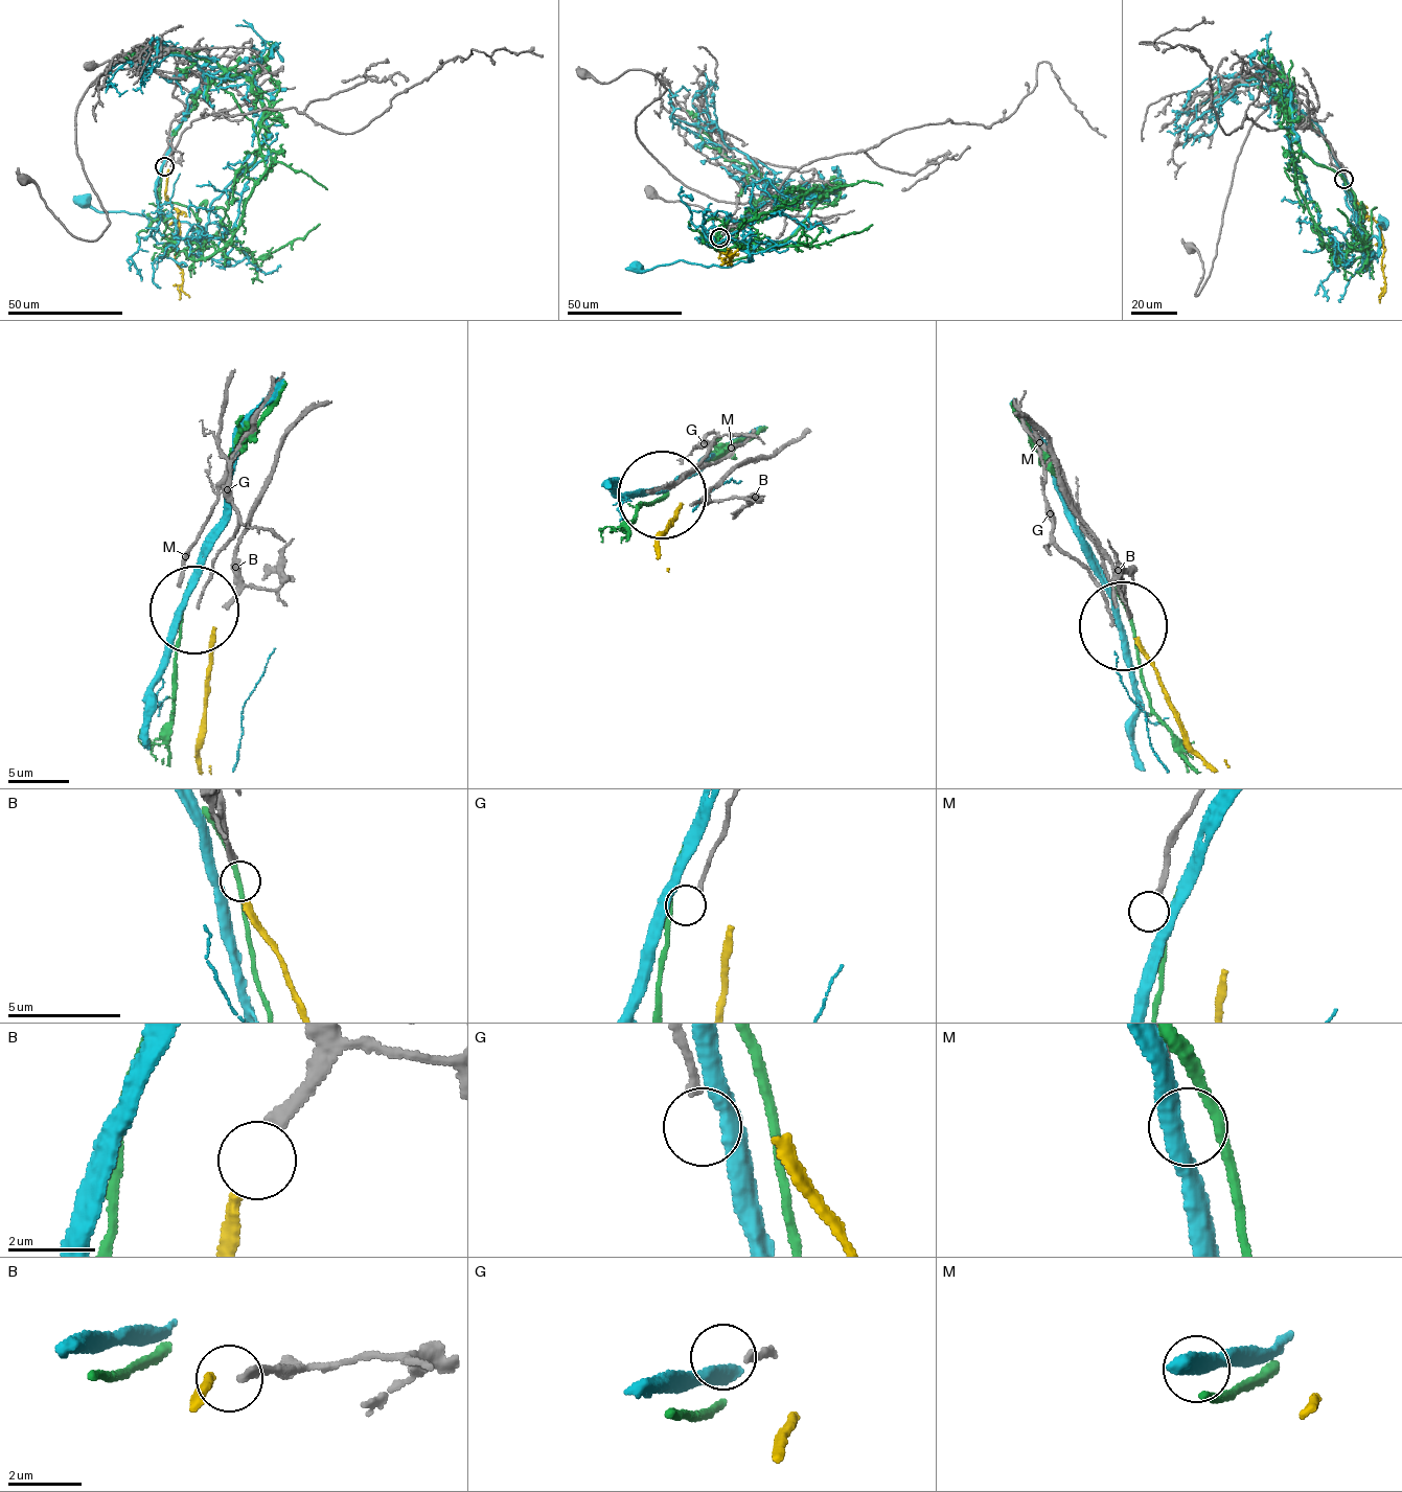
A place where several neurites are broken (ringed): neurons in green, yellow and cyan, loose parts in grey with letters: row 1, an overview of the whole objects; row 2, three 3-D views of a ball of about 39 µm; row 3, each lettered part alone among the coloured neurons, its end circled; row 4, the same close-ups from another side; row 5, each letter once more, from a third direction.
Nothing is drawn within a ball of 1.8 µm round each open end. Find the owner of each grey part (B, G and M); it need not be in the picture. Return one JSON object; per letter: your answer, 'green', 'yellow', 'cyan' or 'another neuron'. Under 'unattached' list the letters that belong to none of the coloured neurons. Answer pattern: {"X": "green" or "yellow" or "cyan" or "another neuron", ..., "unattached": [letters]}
{"B": "yellow", "G": "another neuron", "M": "another neuron", "unattached": ["G", "M"]}

